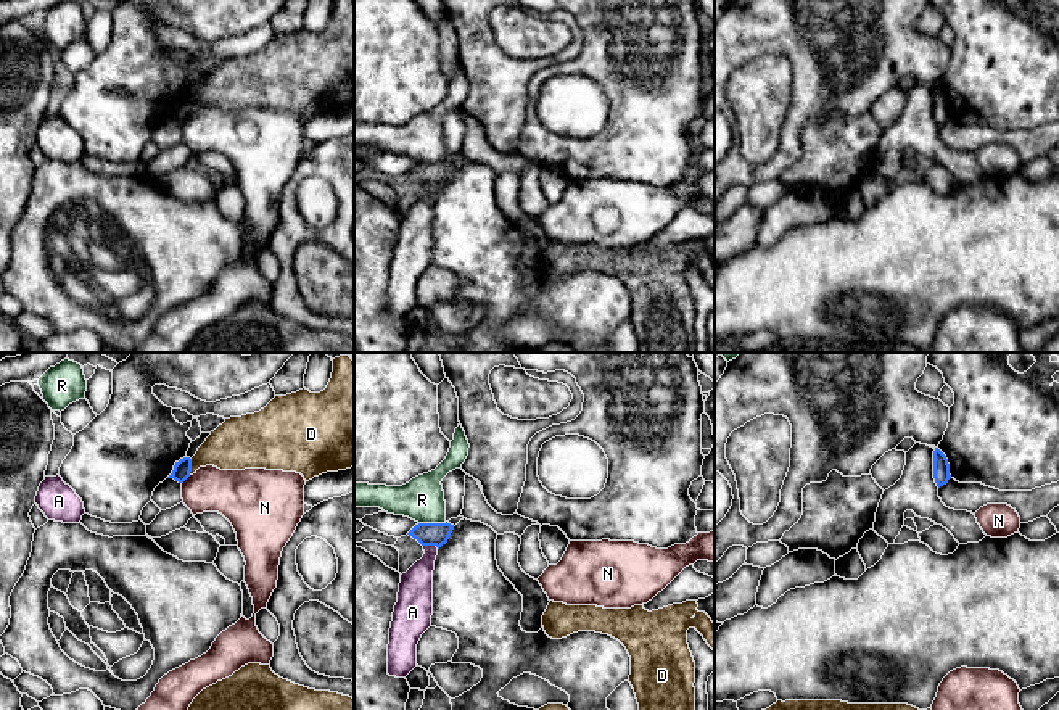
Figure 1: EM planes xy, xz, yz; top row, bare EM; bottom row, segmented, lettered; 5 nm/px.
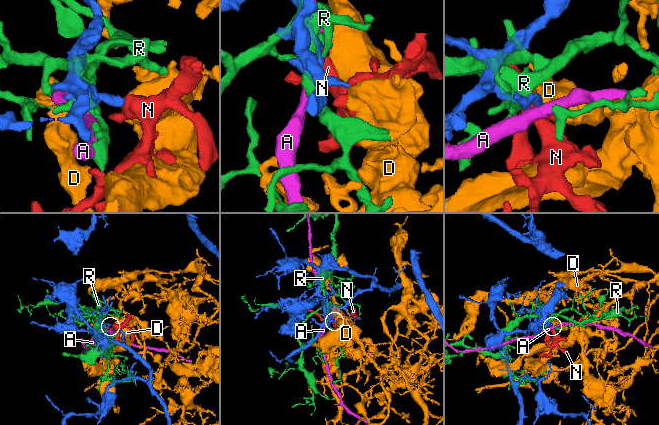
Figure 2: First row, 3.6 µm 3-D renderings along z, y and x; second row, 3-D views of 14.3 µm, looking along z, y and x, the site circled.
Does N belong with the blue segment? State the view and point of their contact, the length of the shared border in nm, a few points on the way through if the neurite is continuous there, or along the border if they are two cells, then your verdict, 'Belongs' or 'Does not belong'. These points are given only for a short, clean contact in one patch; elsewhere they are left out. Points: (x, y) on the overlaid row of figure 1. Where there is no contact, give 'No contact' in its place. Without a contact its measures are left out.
Touches blue at xy (185, 478). Shared border 60 nm. Boundary: xy (190, 475), (182, 483). Does not belong

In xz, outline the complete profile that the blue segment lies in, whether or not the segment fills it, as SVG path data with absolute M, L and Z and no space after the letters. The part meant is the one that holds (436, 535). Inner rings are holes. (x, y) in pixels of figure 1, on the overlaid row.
M418 523L407 535L422 546L436 546L438 549L447 543L454 525L451 523Z

